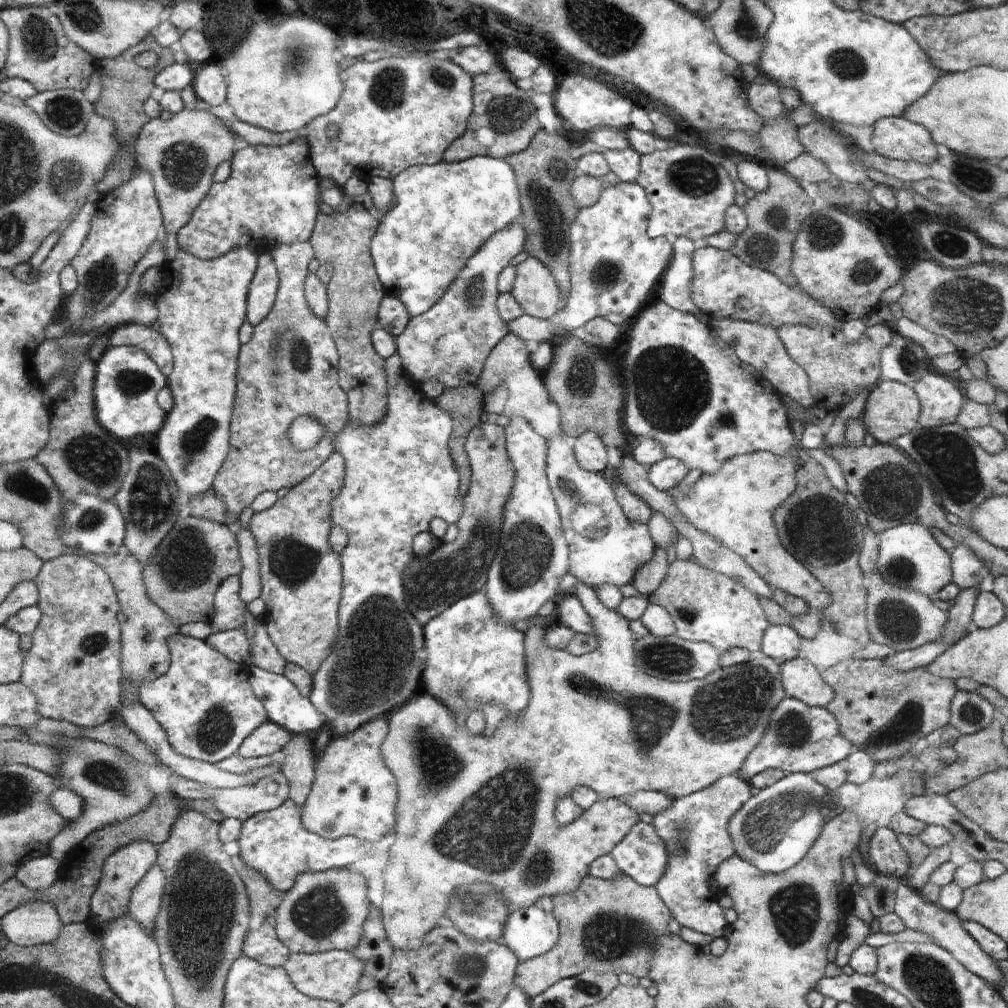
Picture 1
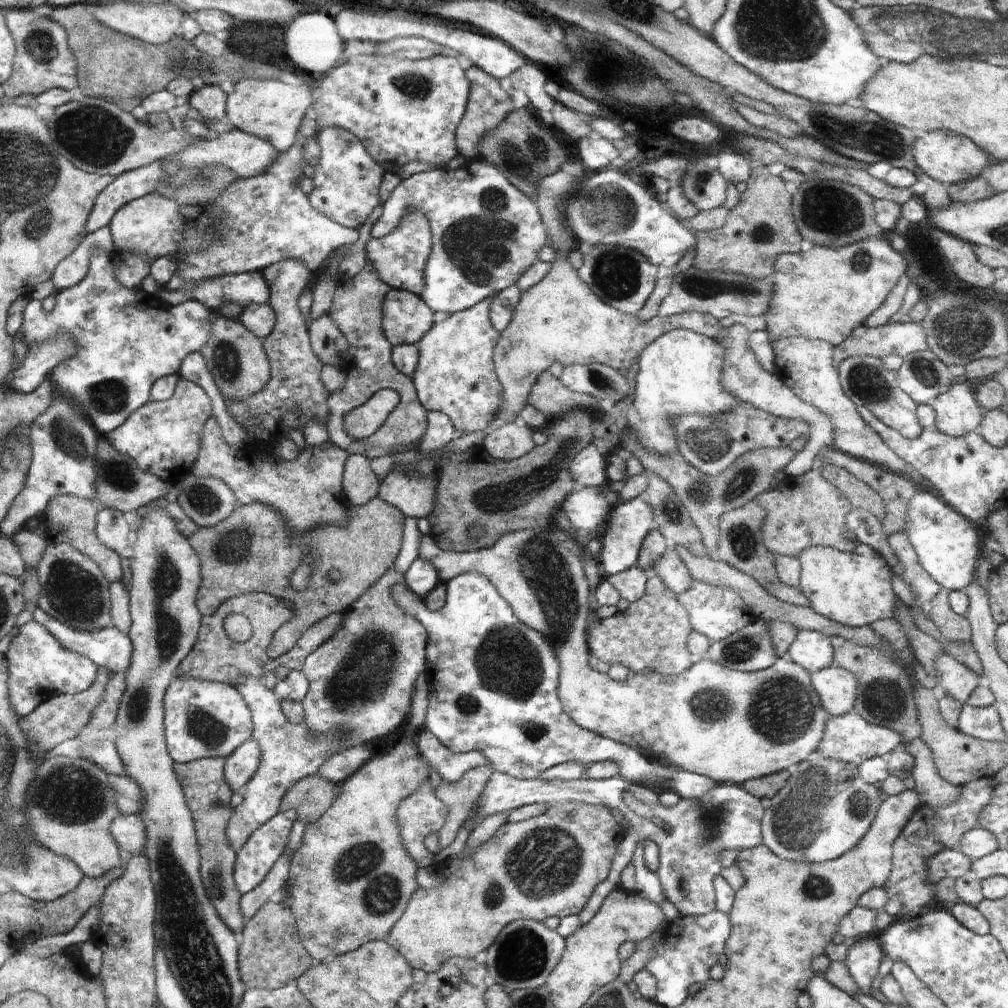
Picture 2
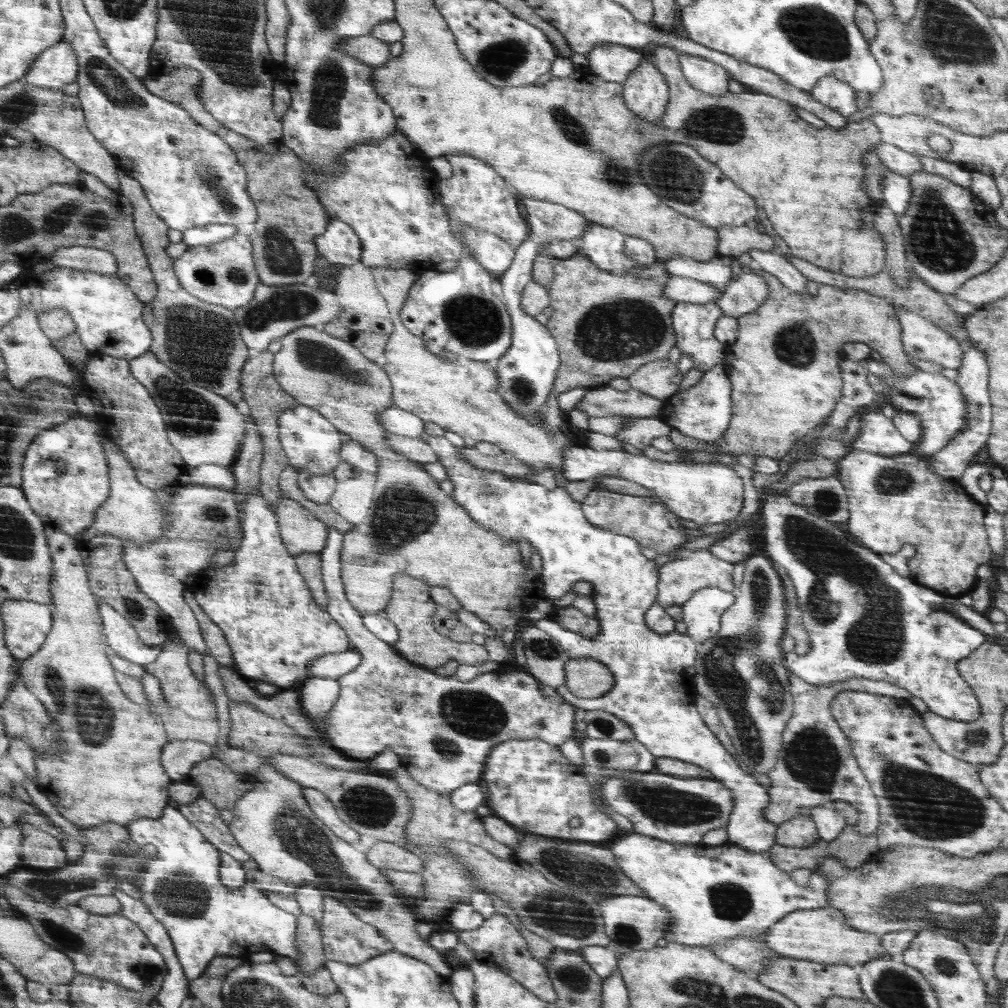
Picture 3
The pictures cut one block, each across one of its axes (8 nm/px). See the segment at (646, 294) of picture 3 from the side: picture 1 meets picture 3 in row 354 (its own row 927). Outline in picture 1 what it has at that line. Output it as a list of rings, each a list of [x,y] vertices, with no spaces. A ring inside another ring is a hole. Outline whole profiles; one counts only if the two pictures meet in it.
[[[624,875],[615,881],[593,877],[583,878],[578,890],[554,895],[553,915],[559,924],[559,939],[551,951],[522,962],[514,984],[531,1000],[550,989],[558,981],[584,971],[630,973],[639,979],[650,972],[659,938],[668,934],[671,910],[653,887],[645,887]]]

